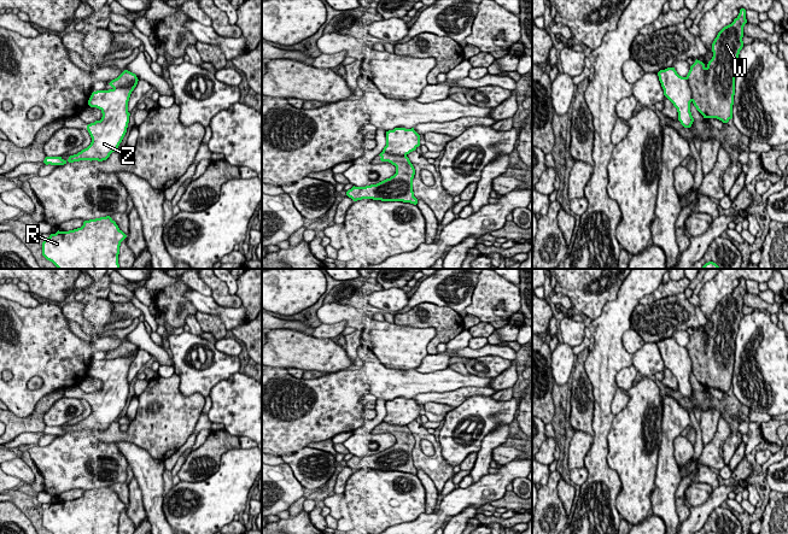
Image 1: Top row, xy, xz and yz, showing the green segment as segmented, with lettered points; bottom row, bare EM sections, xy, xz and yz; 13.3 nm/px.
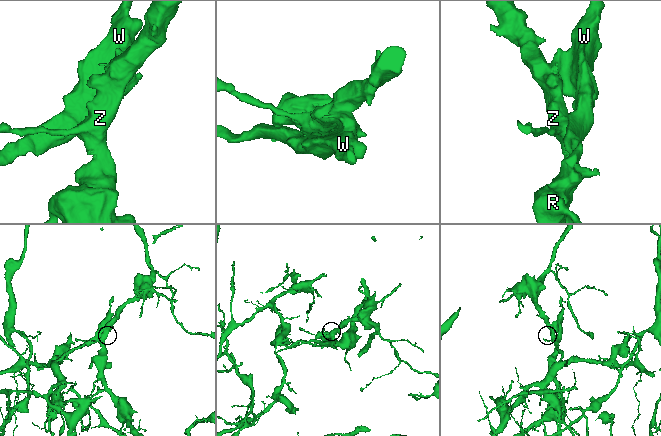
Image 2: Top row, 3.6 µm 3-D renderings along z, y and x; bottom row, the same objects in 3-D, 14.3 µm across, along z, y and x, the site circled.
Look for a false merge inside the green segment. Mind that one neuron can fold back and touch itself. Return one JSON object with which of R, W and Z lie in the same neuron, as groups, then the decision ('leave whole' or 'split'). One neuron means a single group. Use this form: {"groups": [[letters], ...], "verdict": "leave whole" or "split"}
{"groups": [["R", "Z"], ["W"]], "verdict": "split"}

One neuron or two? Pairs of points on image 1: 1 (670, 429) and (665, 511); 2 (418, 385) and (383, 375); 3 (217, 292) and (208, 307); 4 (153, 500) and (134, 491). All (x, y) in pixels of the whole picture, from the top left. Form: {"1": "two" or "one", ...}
{"1": "one", "2": "one", "3": "two", "4": "two"}

